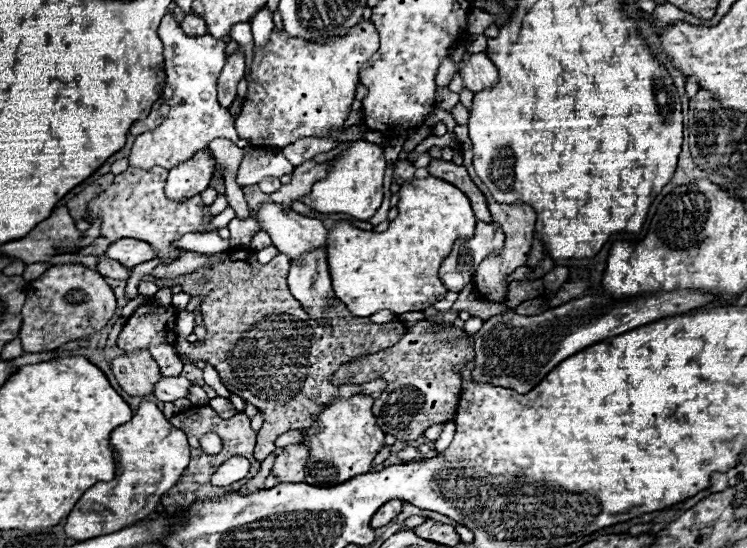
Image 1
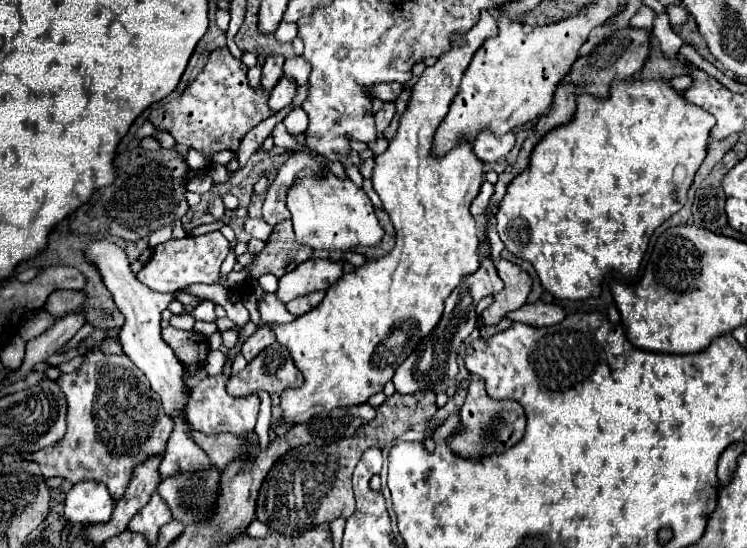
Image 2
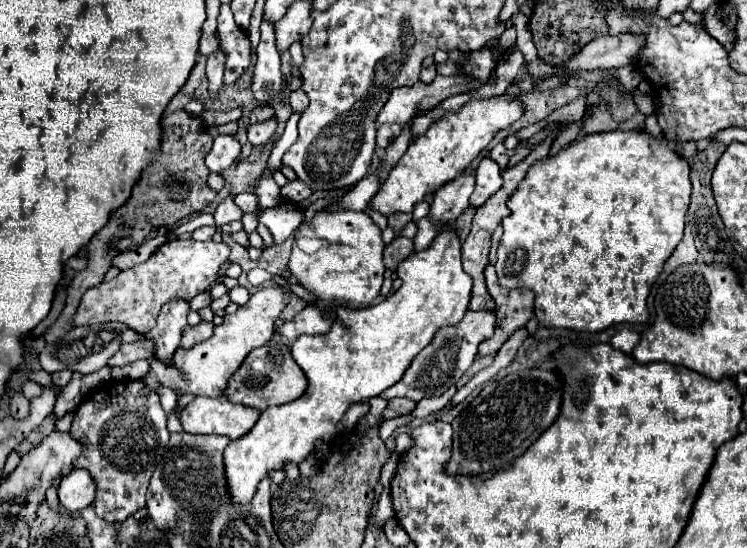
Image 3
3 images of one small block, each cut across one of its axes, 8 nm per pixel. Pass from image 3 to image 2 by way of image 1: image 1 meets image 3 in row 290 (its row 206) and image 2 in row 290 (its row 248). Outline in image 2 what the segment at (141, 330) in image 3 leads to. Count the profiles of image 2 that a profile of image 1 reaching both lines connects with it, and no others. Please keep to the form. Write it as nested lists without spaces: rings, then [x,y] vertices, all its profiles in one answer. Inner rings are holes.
[[[210,232],[204,236],[186,236],[182,240],[168,240],[158,244],[152,258],[138,272],[138,280],[156,292],[176,292],[190,284],[214,284],[220,278],[220,266],[228,254],[228,240],[222,232]]]

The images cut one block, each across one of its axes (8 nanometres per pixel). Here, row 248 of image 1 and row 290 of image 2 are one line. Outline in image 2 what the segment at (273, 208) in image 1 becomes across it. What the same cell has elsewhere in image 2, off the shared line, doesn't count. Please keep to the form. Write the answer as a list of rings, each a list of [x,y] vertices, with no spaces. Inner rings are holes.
[[[314,258],[298,264],[292,272],[284,274],[280,278],[278,296],[284,302],[290,302],[292,298],[304,296],[314,290],[326,290],[332,286],[340,276],[344,274],[344,262],[332,262],[326,258]]]

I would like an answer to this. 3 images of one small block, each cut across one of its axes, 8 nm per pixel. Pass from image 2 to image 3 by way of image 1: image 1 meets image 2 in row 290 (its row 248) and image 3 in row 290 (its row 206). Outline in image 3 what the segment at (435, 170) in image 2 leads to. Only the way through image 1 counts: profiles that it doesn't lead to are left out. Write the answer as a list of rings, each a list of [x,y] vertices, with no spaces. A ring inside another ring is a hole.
[[[452,224],[440,226],[438,236],[432,240],[432,244],[422,252],[412,252],[406,260],[398,264],[398,278],[402,280],[400,290],[386,296],[384,302],[368,308],[340,308],[332,328],[324,336],[300,336],[296,344],[292,344],[290,352],[294,362],[304,370],[308,376],[308,388],[306,392],[290,402],[288,406],[272,406],[266,408],[260,414],[258,424],[240,440],[230,442],[224,452],[224,464],[226,464],[226,478],[228,478],[228,490],[236,504],[248,504],[256,492],[258,482],[268,476],[270,470],[280,470],[284,462],[296,462],[300,464],[308,454],[314,450],[316,440],[328,440],[336,430],[334,426],[344,416],[350,404],[354,402],[368,402],[374,396],[380,396],[386,388],[394,386],[408,364],[414,360],[414,356],[430,344],[432,336],[442,326],[454,326],[460,322],[464,312],[468,310],[470,296],[472,296],[472,278],[464,272],[460,262],[460,238],[458,230]]]

